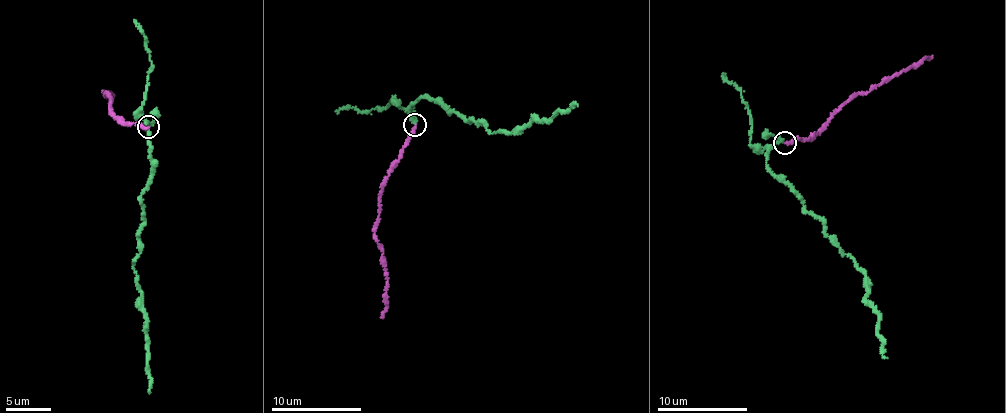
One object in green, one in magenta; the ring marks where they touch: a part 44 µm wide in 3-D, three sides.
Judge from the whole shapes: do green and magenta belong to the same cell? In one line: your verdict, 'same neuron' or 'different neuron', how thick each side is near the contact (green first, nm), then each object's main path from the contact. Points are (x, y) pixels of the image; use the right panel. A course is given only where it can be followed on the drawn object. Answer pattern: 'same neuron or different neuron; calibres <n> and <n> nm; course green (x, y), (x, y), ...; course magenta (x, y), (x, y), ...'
different neuron; calibres 180 and 180 nm; course green (784, 143), (767, 152), (766, 168), (825, 222), (825, 233), (865, 274), (865, 303), (879, 315), (887, 358); course magenta (784, 143), (805, 140), (859, 94), (867, 93), (931, 56)

